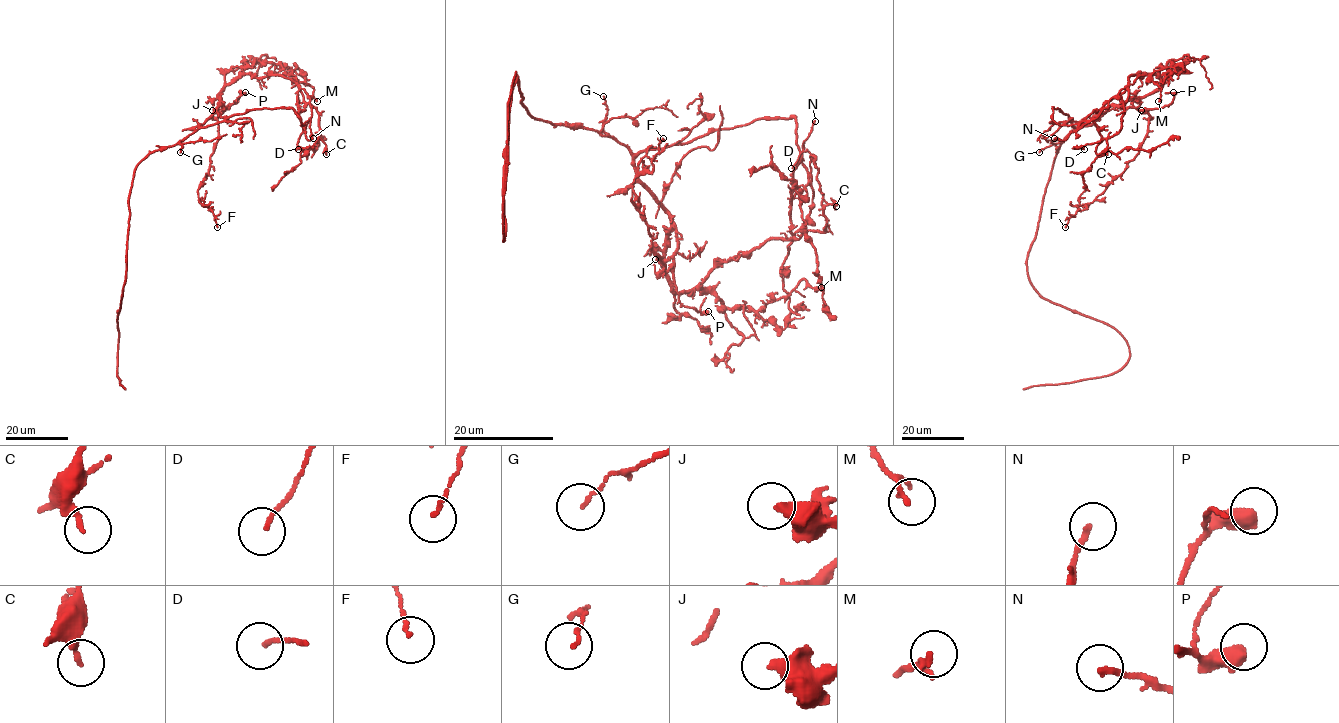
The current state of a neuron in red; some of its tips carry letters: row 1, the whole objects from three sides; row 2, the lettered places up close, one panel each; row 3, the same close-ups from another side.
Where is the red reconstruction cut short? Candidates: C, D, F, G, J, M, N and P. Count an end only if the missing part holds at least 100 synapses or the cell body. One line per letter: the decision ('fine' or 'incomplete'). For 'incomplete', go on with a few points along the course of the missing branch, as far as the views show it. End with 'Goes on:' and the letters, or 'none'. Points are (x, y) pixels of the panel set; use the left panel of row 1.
C: fine
D: fine
F: fine
G: fine
J: fine
M: fine
N: fine
P: fine
Goes on: none

